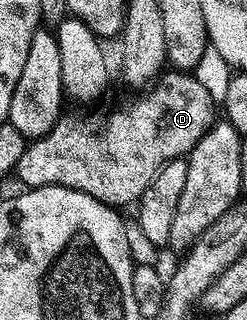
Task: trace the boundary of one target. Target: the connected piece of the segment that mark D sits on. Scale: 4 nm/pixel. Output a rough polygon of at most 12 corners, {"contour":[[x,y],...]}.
{"contour":[[169,69],[101,135],[62,117],[16,178],[136,204],[215,122]]}

